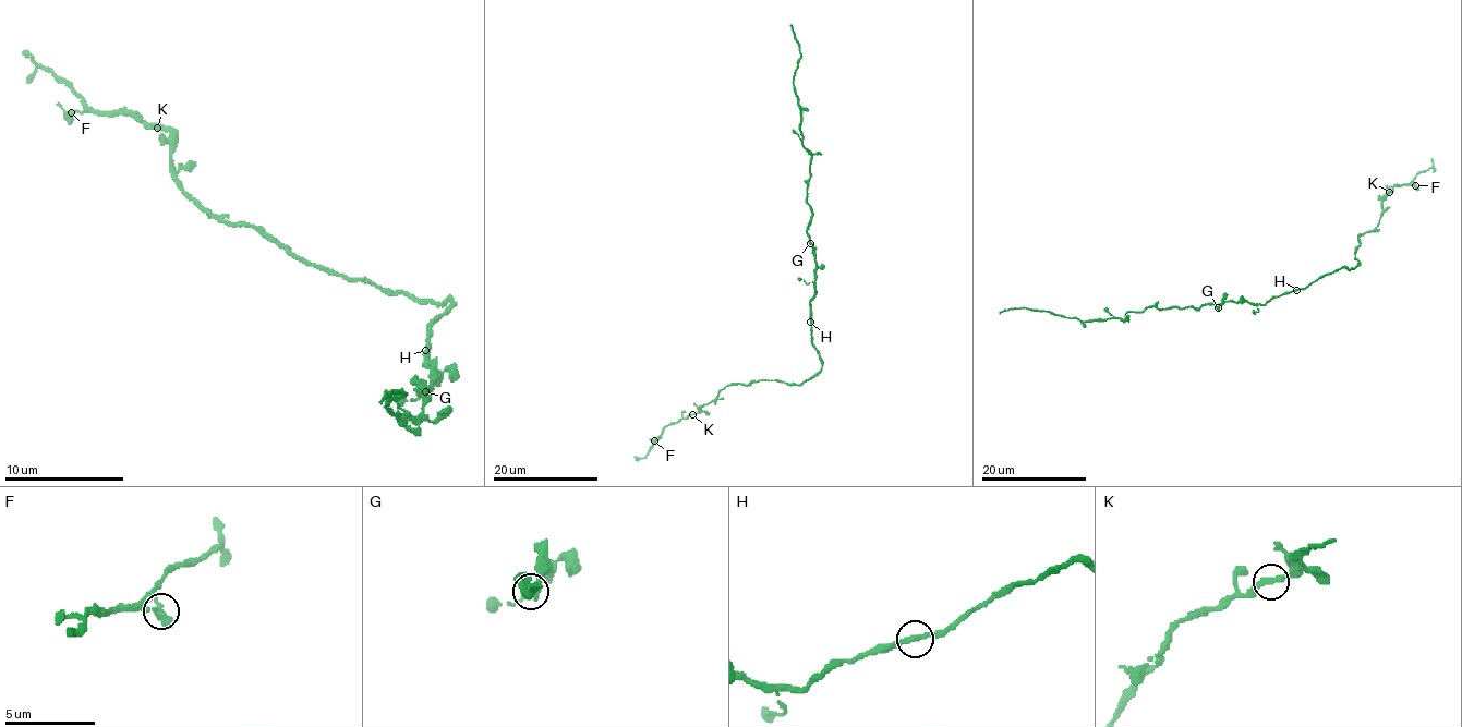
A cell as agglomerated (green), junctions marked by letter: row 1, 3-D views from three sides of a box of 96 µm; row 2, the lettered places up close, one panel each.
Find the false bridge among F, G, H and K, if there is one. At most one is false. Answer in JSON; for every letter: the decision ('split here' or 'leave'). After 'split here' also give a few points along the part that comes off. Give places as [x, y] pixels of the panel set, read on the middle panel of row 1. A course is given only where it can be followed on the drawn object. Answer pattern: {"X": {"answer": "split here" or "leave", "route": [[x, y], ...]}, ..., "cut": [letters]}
{"F": {"answer": "leave"}, "G": {"answer": "leave"}, "H": {"answer": "leave"}, "K": {"answer": "leave"}, "cut": []}

